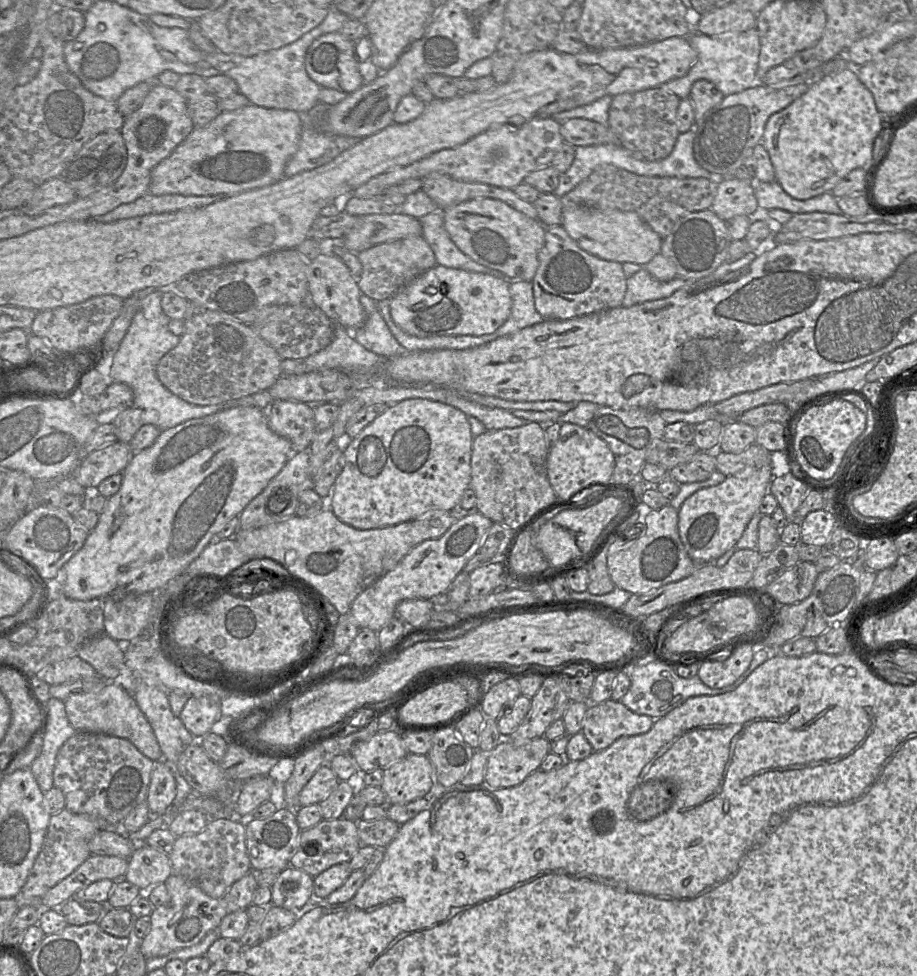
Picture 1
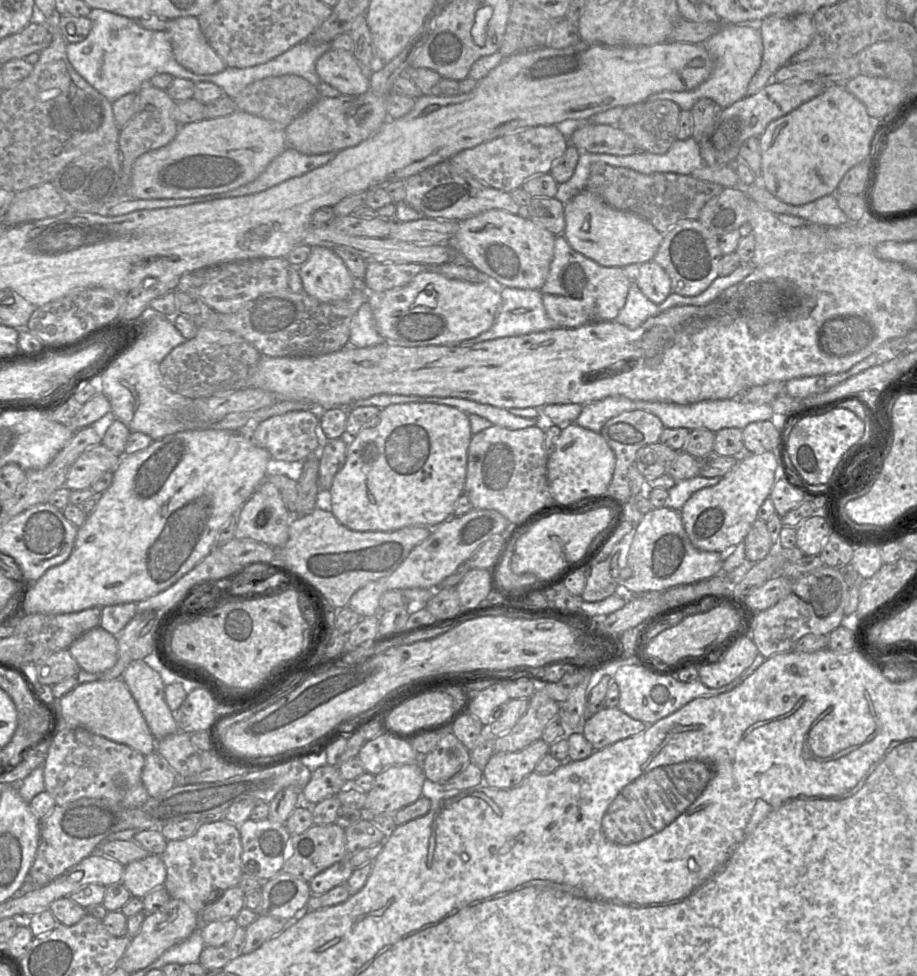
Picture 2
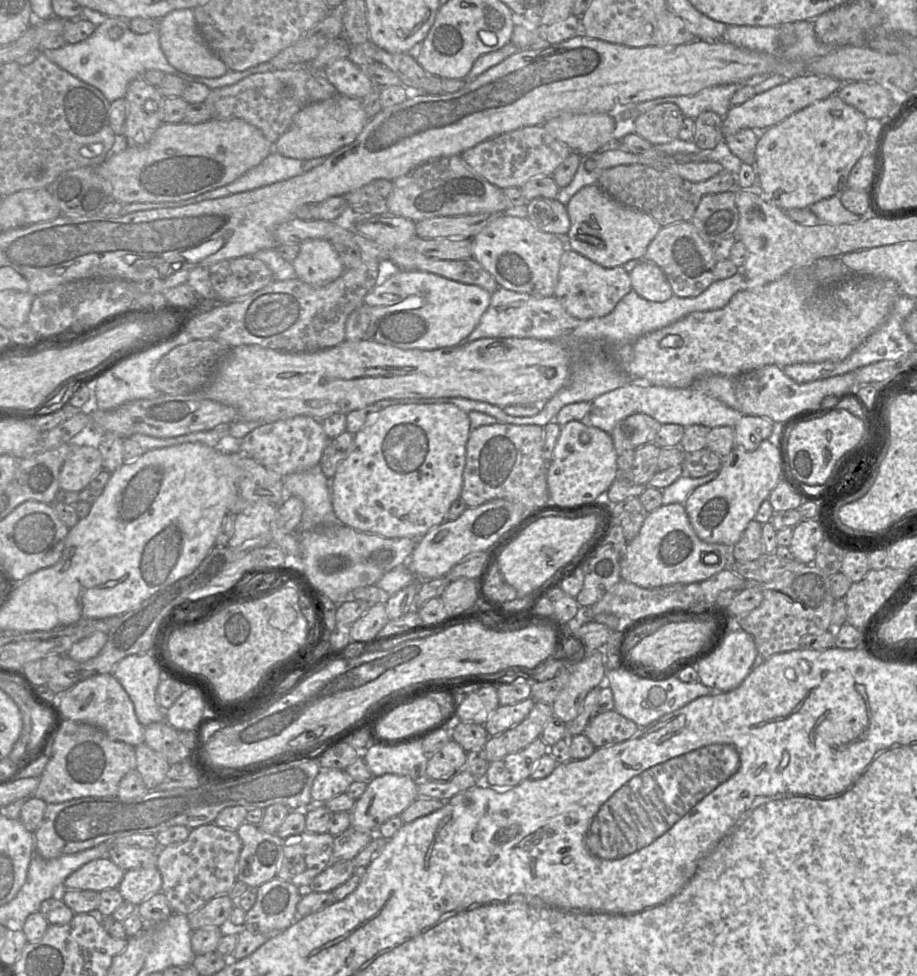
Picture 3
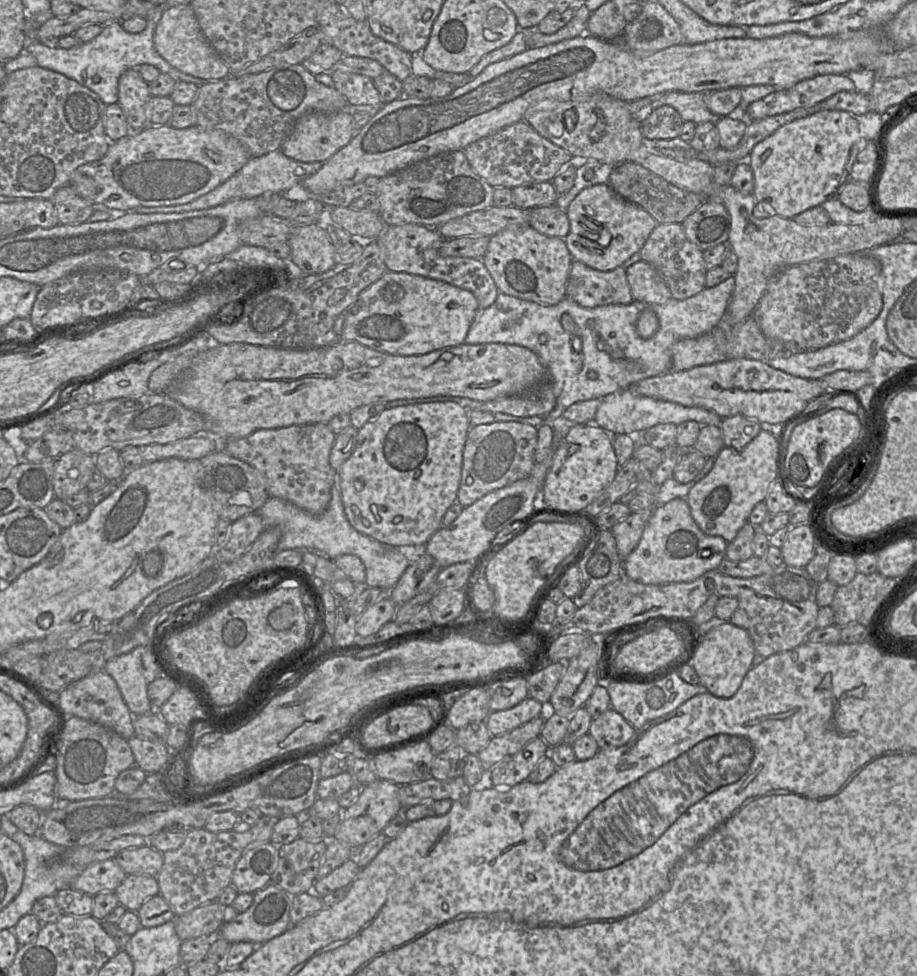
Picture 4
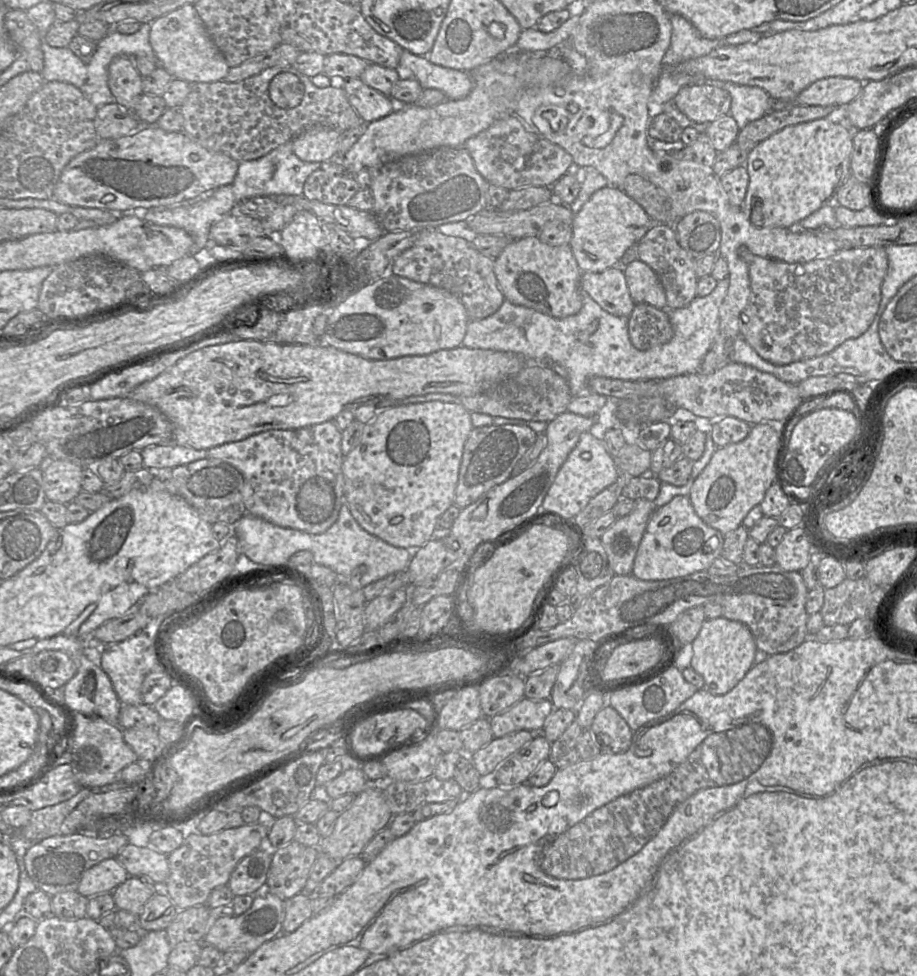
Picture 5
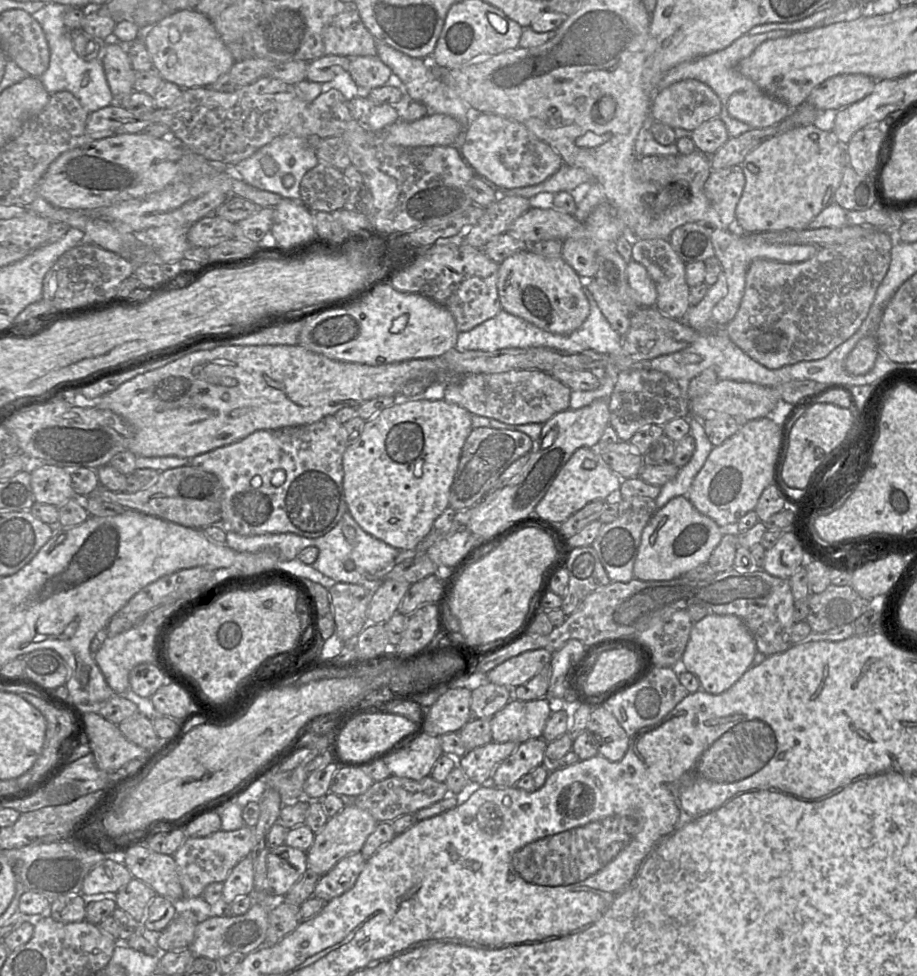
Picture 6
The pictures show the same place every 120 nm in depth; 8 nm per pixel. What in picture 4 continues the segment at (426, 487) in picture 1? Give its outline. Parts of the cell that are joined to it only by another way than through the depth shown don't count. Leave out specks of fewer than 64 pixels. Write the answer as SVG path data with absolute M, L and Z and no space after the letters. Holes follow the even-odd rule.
M455 402L425 403L386 409L376 419L366 423L358 431L357 446L353 454L342 464L338 471L338 484L345 515L352 527L383 544L405 549L405 551L415 546L425 546L430 537L442 527L444 514L457 500L463 464L463 451L470 428L468 410Z

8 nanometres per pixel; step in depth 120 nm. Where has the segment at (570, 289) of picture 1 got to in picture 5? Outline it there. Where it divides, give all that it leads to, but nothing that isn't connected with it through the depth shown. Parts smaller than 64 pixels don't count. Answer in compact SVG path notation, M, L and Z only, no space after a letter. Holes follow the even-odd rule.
M616 265L602 272L583 272L580 287L605 311L629 317L636 304L630 296L623 268Z

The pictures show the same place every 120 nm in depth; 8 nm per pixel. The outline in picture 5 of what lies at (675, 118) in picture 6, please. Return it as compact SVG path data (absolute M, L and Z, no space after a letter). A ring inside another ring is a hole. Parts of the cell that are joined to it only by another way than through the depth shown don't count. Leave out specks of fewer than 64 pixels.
M693 84L682 87L673 98L676 107L696 123L712 123L729 115L730 94L708 84Z

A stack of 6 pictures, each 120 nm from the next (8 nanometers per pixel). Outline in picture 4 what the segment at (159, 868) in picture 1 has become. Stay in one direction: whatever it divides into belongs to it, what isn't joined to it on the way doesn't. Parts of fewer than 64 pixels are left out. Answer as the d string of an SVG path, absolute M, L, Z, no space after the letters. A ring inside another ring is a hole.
M145 874L127 875L115 889L119 904L127 910L138 912L149 898L160 894L157 877Z

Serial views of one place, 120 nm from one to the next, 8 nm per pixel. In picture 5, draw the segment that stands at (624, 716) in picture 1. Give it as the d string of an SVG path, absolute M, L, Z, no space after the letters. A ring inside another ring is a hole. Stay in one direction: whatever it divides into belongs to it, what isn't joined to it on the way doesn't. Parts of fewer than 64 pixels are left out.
M605 705L589 727L601 753L626 752L633 740L633 731L623 717L610 705Z

